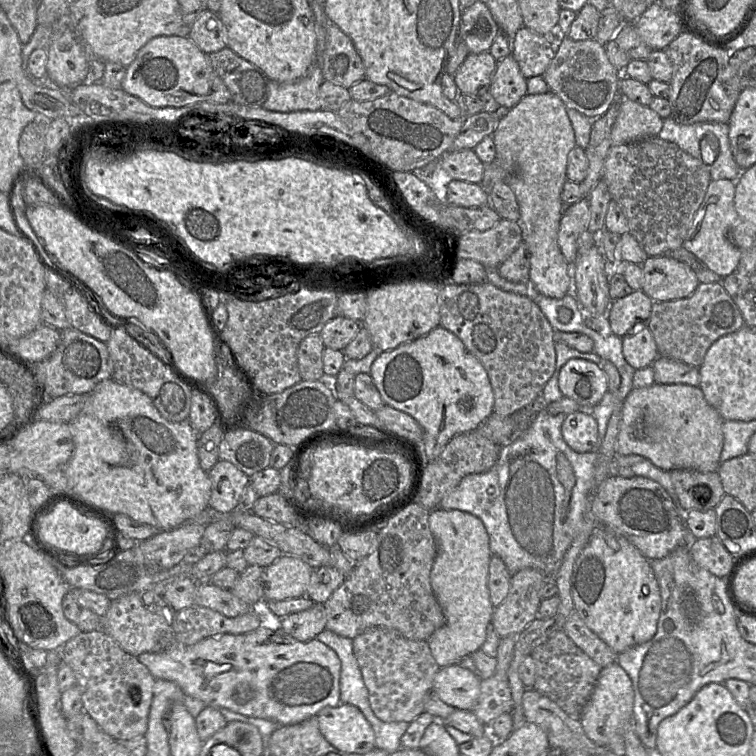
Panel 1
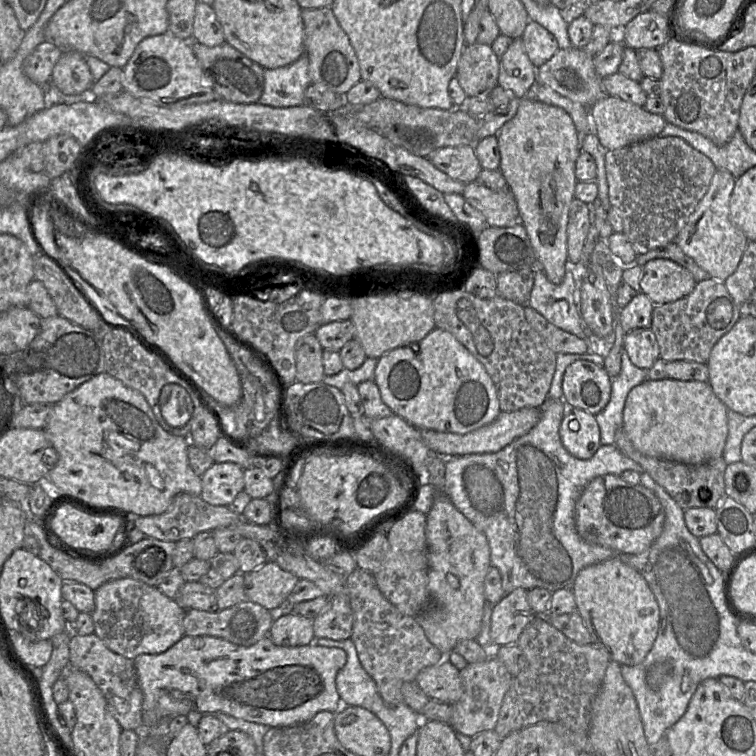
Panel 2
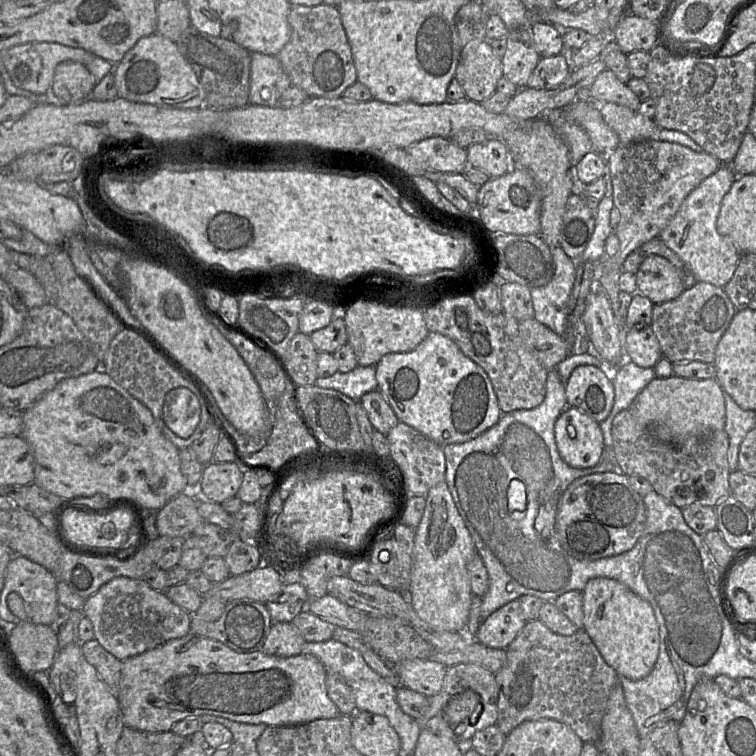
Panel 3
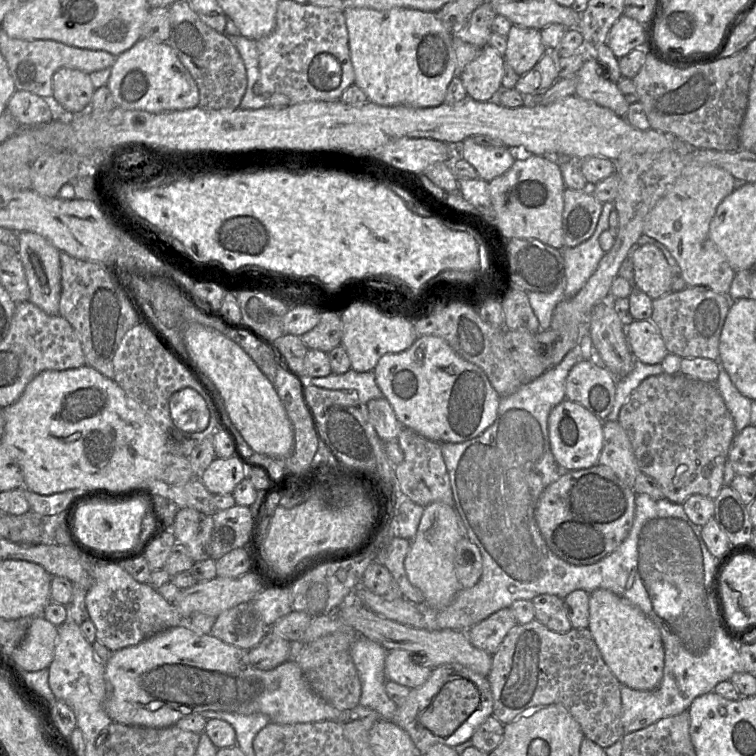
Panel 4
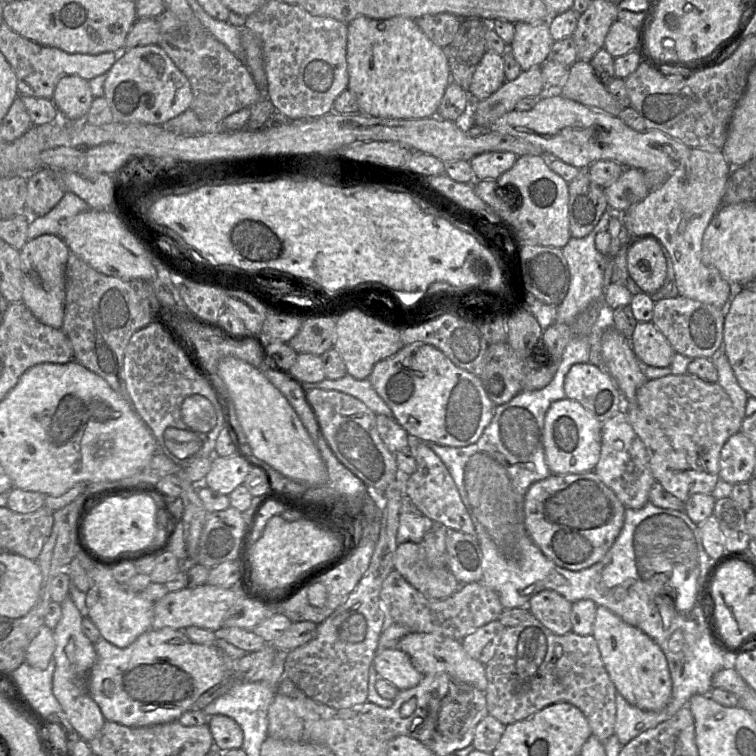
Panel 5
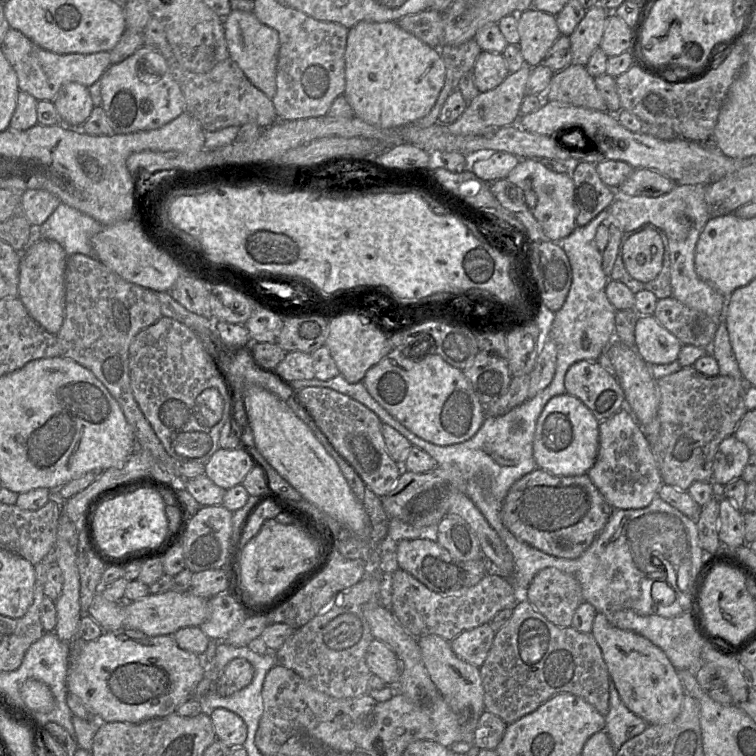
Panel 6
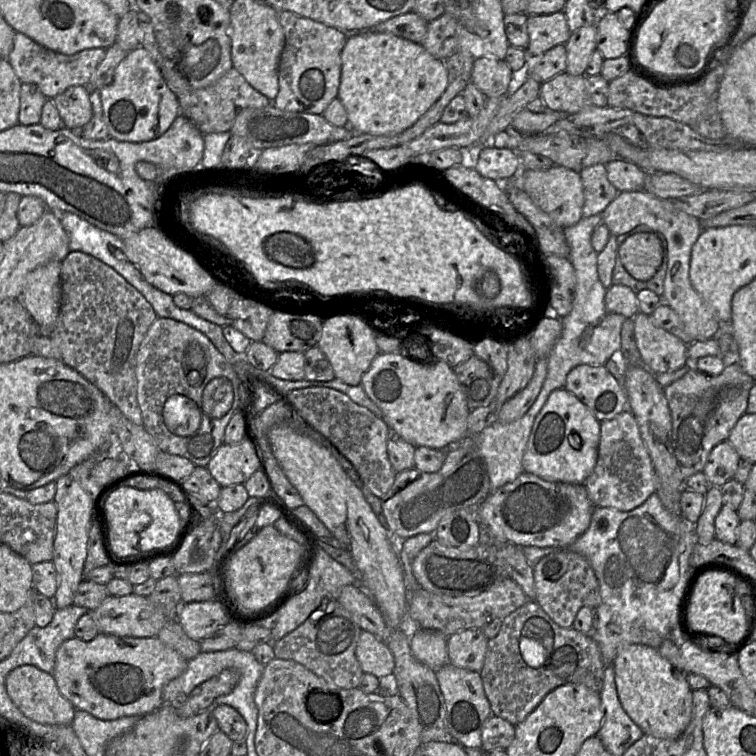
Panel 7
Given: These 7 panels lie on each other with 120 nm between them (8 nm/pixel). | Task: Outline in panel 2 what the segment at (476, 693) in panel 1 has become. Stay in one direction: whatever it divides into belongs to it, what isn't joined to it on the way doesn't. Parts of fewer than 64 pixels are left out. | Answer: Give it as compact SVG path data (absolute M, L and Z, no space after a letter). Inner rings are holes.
M447 659L419 672L415 682L430 699L456 703L463 694L460 671Z

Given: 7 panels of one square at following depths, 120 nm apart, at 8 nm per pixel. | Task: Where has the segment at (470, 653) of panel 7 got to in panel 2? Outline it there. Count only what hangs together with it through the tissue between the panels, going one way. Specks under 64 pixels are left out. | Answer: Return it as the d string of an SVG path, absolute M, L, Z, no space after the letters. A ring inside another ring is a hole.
M517 588L494 606L490 631L493 646L517 645L525 628L537 616L529 605L528 591Z

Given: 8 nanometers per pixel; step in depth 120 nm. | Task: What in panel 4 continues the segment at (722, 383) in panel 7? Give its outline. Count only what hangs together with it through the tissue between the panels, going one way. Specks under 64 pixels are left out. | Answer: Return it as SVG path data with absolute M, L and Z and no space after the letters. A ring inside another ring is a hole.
M680 373L650 376L622 406L618 422L627 433L641 473L656 480L665 499L683 504L694 494L712 500L718 496L736 430L715 383Z

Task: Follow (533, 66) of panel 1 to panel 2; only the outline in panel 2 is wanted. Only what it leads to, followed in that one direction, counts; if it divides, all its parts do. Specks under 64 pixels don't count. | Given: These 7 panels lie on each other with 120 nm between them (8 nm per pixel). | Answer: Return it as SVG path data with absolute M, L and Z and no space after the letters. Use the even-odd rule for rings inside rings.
M528 22L521 40L525 52L535 68L549 61L559 50L556 38L537 22Z

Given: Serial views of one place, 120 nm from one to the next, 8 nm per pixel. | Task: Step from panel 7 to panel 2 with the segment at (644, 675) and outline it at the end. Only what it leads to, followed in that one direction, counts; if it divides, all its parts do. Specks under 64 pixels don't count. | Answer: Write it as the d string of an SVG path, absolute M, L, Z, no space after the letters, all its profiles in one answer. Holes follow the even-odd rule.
M618 557L583 568L572 586L577 612L594 642L608 652L611 660L620 665L635 666L643 662L657 638L660 627L660 609L645 578Z

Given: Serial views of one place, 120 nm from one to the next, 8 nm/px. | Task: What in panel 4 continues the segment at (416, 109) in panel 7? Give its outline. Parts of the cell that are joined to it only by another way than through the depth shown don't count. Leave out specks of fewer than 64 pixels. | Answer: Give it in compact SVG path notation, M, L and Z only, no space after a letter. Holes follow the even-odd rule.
M350 8L345 9L343 15L348 30L350 56L355 71L355 84L365 92L370 102L386 107L407 106L411 108L431 108L444 103L448 85L455 77L456 62L452 48L453 35L446 31L441 21L436 17L435 12L423 12L410 8L392 8L385 11L369 8Z

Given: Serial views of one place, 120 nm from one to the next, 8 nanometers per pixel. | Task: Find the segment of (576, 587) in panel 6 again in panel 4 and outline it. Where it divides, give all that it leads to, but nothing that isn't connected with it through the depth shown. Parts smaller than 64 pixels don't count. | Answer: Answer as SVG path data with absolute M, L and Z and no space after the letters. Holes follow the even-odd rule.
M542 594L536 596L532 603L535 609L535 620L538 620L548 629L559 634L565 634L573 628L562 598Z

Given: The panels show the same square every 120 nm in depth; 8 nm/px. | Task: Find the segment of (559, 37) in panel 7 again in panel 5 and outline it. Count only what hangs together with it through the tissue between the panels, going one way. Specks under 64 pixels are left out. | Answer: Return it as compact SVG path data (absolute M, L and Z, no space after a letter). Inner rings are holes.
M549 21L542 23L518 22L514 24L514 38L508 46L522 71L542 65L549 59L555 42L550 34Z

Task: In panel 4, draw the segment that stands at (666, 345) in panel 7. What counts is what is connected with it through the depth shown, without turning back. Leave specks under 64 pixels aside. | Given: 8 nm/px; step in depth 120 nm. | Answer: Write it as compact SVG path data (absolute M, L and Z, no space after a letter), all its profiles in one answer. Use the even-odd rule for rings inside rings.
M634 320L625 327L627 327L627 341L634 358L647 365L661 364L669 352L657 326L651 320Z

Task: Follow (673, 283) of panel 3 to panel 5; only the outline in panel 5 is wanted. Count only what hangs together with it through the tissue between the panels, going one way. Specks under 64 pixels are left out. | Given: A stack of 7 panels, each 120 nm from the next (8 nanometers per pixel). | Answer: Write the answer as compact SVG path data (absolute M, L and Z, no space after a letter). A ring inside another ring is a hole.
M644 236L627 248L627 270L643 293L651 295L663 285L667 265L654 236Z

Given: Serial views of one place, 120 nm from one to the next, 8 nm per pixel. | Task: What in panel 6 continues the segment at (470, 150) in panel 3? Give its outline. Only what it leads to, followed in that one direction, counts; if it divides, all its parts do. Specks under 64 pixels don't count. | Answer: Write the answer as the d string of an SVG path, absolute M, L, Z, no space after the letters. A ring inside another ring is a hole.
M504 151L491 152L486 155L470 157L470 170L480 179L493 183L500 179L506 179L520 158Z

